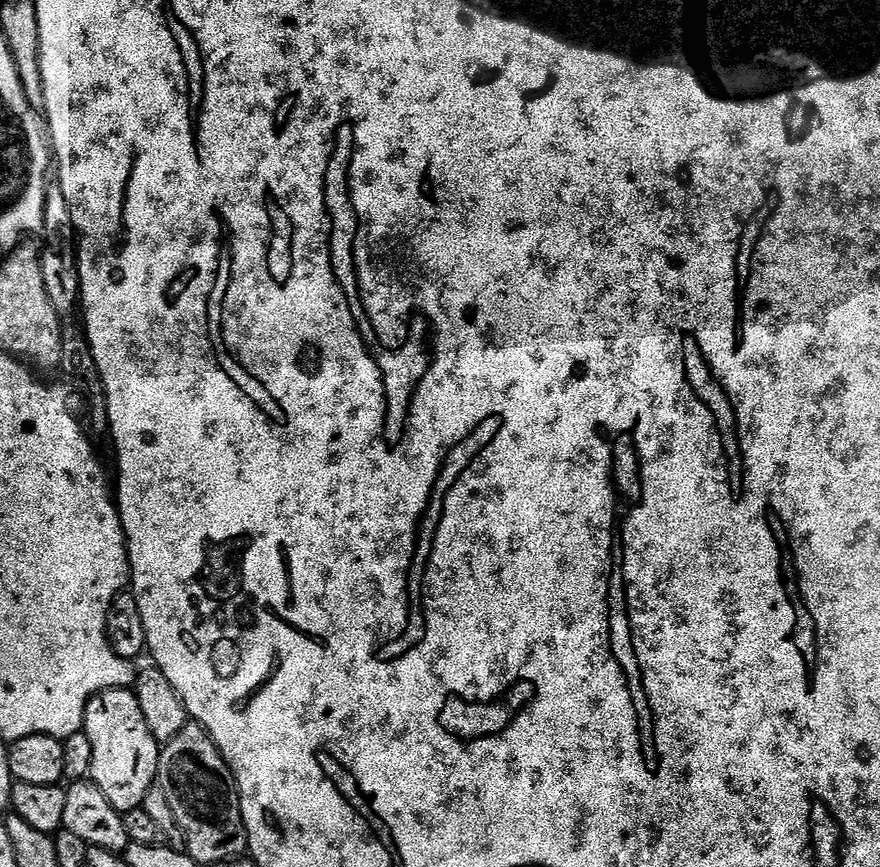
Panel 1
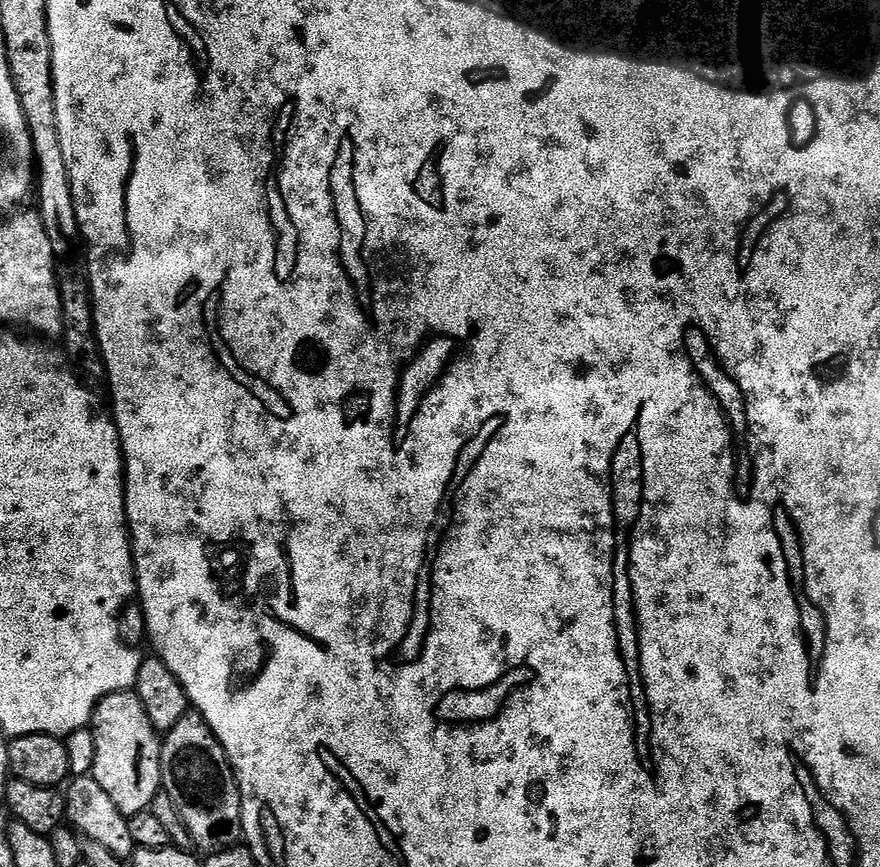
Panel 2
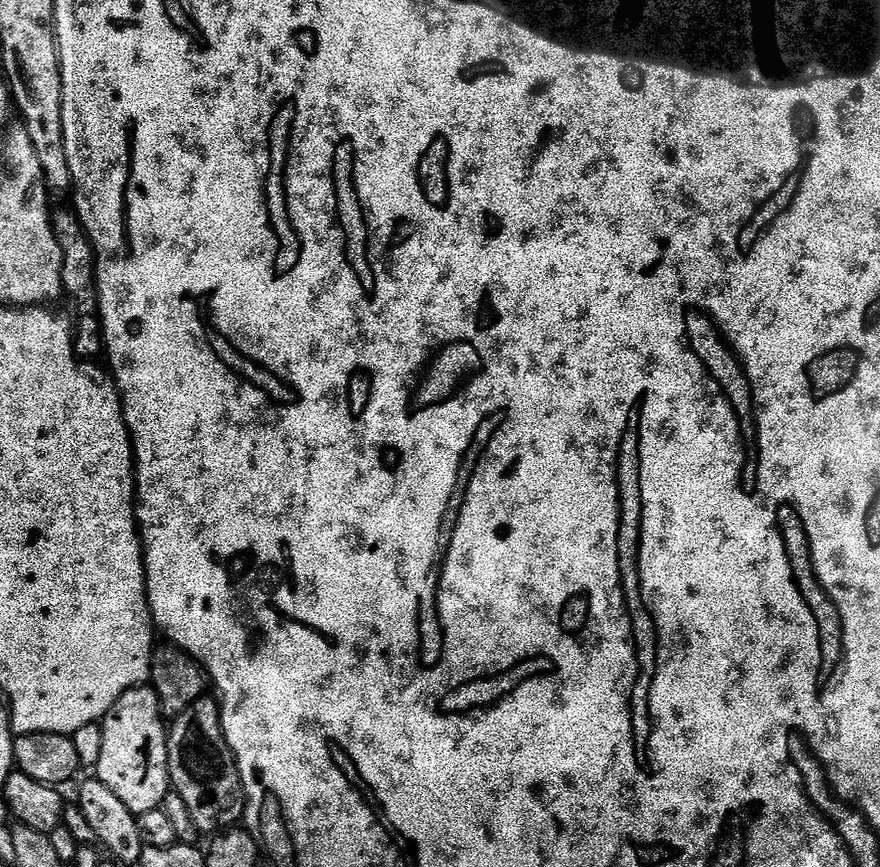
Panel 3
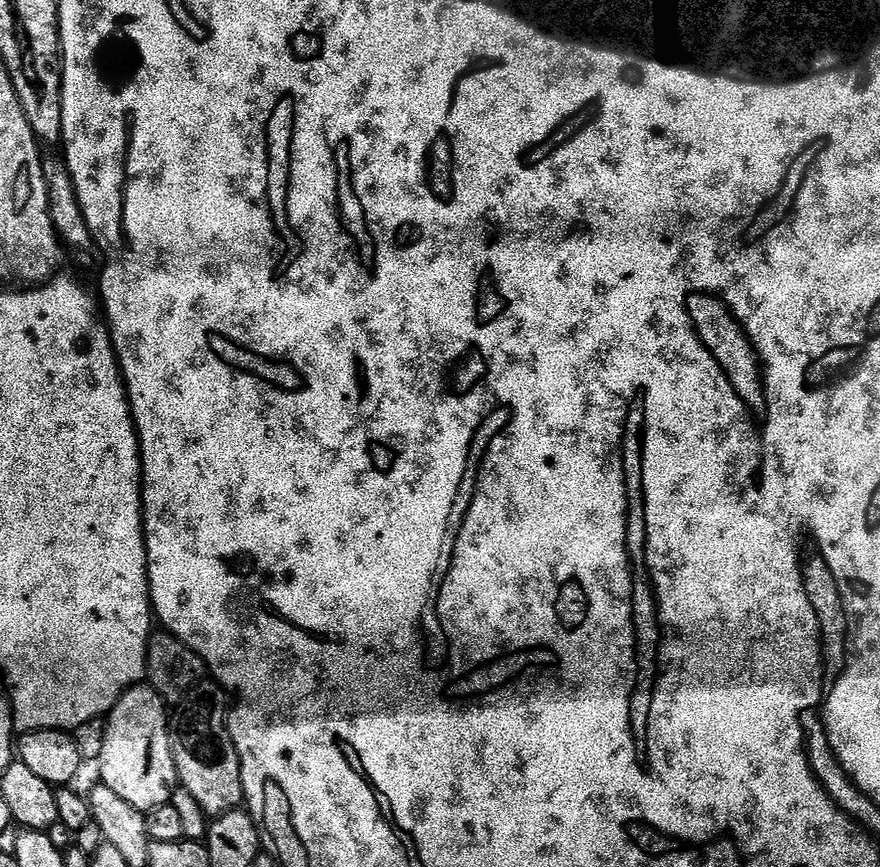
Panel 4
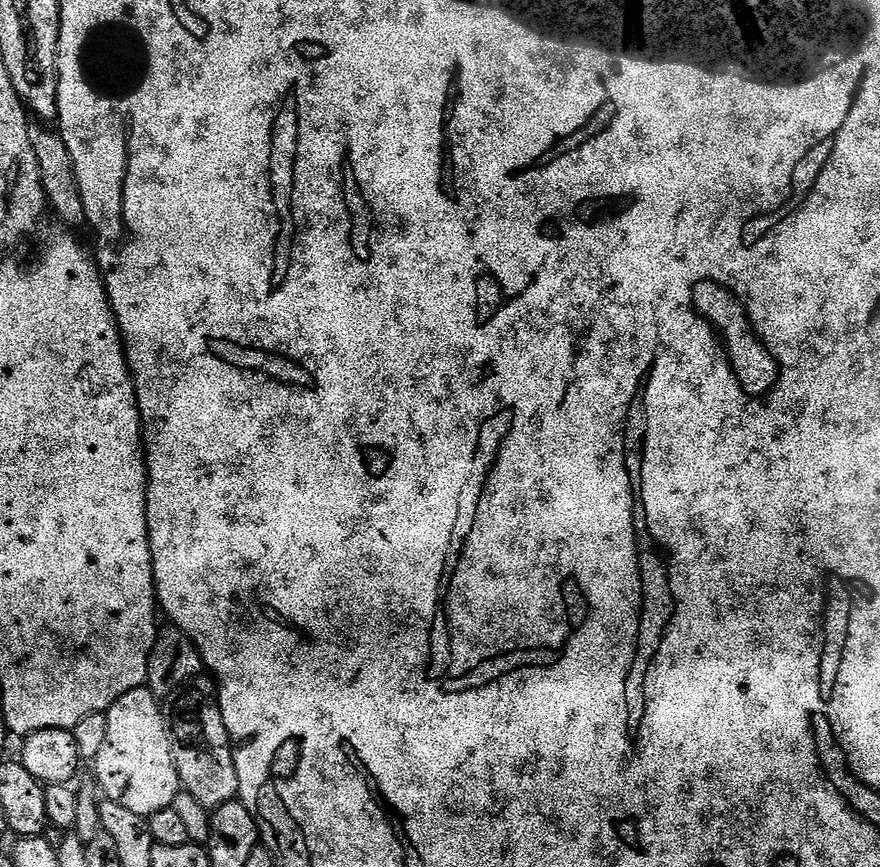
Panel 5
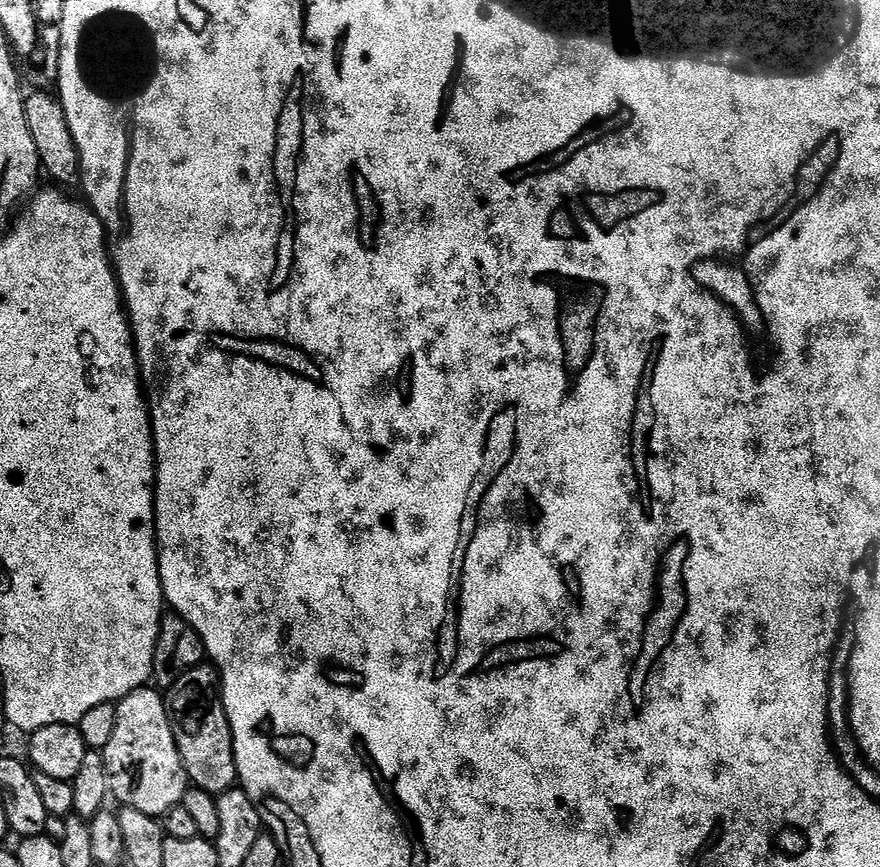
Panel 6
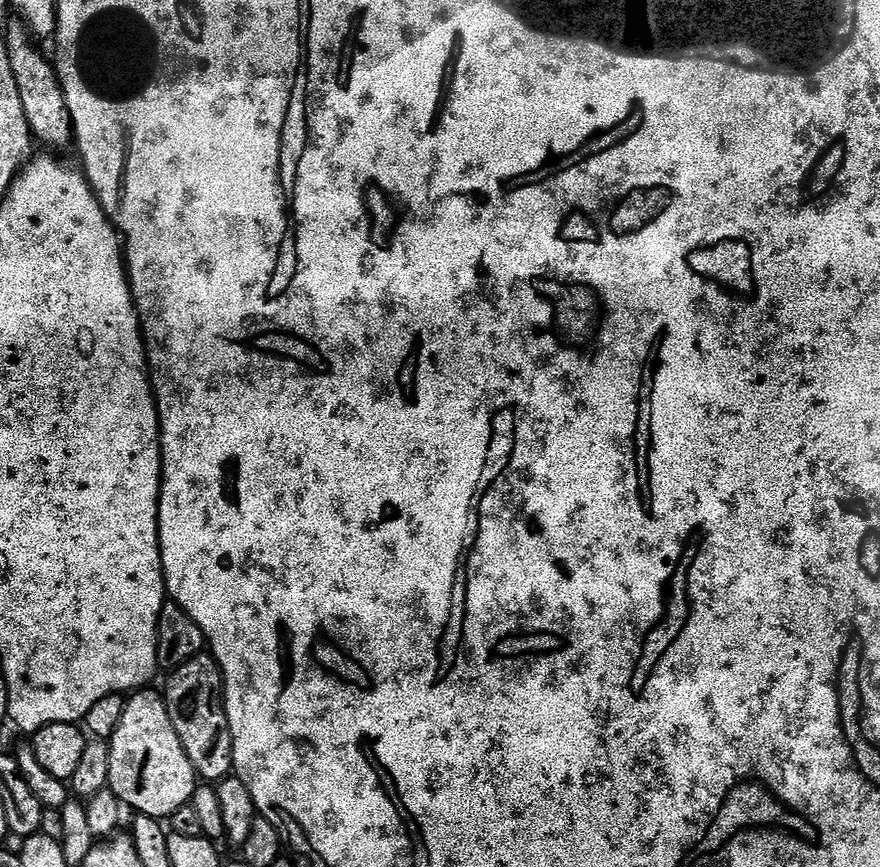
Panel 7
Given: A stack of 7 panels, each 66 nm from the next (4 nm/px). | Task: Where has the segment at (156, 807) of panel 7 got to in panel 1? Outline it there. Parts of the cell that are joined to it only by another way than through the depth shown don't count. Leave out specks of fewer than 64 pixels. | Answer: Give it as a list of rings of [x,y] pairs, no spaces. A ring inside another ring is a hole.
[[[131,687],[111,688],[92,697],[86,706],[82,731],[90,738],[90,747],[94,749],[91,783],[96,784],[102,794],[106,794],[106,802],[110,802],[110,806],[117,808],[121,814],[141,807],[146,794],[157,783],[156,771],[162,744],[156,739],[154,729],[146,722],[135,691]]]

